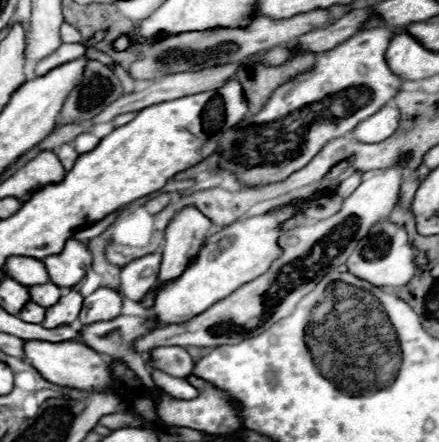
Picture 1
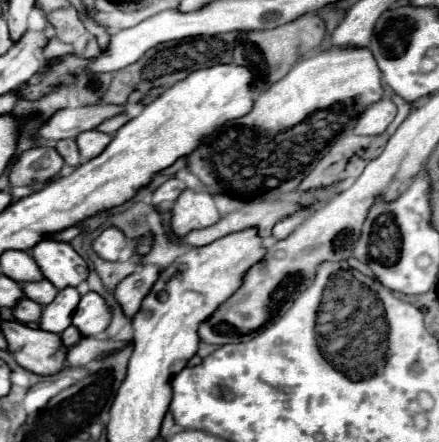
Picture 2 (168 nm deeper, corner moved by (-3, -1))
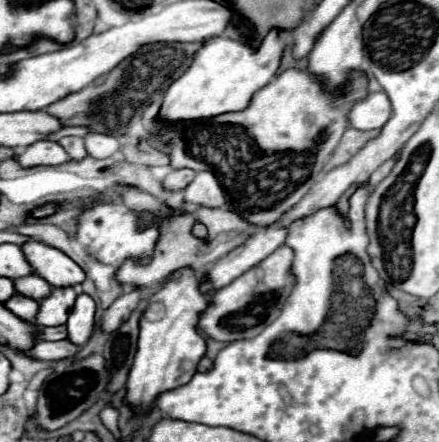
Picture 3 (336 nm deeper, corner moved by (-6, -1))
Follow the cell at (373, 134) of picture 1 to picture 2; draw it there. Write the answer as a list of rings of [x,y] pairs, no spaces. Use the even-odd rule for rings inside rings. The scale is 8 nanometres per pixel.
[[[383,98],[379,102],[371,104],[359,116],[359,122],[357,122],[353,132],[359,136],[379,136],[393,122],[395,114],[397,114],[397,106],[389,98]]]

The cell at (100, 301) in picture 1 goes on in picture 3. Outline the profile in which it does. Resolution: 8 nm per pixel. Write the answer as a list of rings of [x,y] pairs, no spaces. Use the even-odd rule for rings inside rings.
[[[80,294],[70,310],[66,330],[68,330],[68,340],[76,346],[84,346],[94,330],[94,310],[96,304],[88,294]]]

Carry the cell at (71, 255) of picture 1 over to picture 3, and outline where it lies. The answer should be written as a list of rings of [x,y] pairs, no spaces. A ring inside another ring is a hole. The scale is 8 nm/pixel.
[[[28,240],[22,244],[22,252],[28,264],[34,268],[34,272],[54,288],[74,286],[84,282],[86,278],[82,268],[74,260],[70,260],[64,252],[52,246],[46,246],[36,240]]]

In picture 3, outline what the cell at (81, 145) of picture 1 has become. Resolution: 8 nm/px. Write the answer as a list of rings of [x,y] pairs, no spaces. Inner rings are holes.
[[[86,134],[84,144],[88,150],[88,156],[92,158],[110,158],[120,150],[120,144],[110,134]]]

